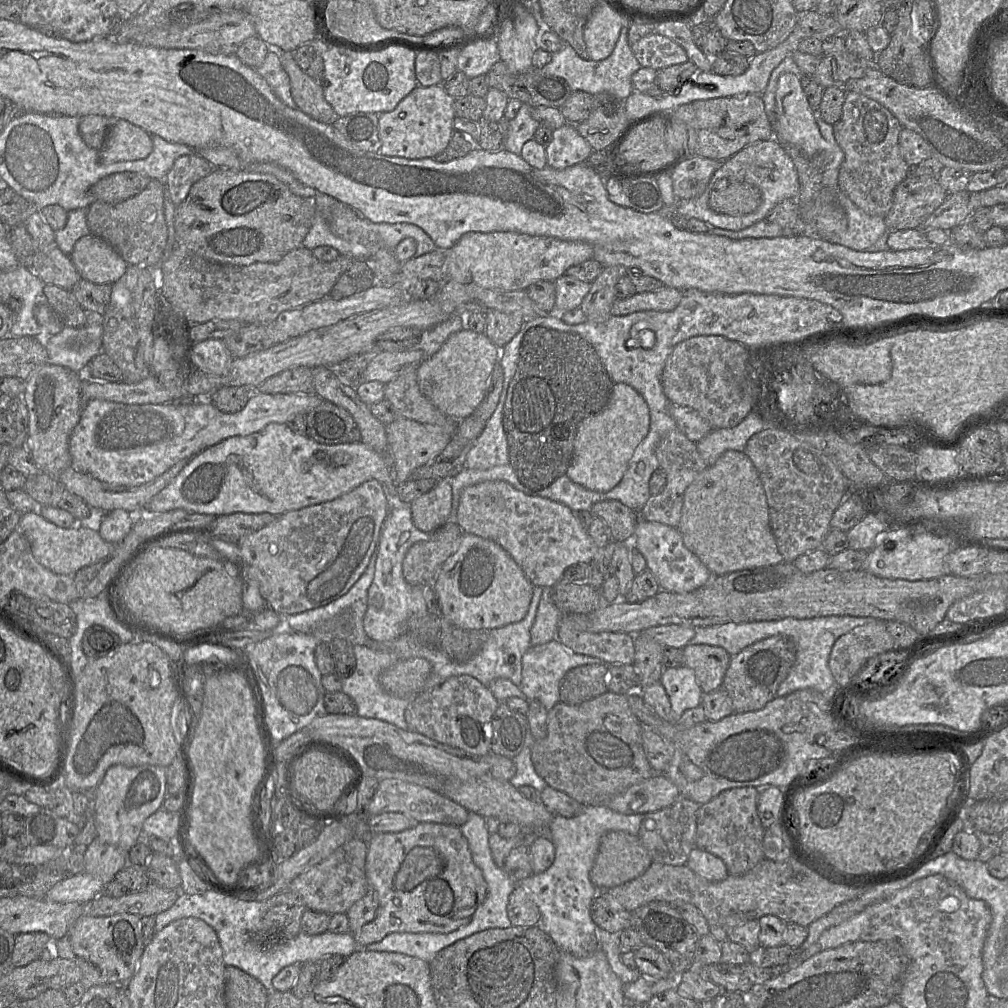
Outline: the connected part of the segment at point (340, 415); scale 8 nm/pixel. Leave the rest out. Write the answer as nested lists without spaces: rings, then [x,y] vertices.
[[[322,401],[305,415],[306,436],[325,445],[361,442],[359,429],[351,415],[329,401]]]

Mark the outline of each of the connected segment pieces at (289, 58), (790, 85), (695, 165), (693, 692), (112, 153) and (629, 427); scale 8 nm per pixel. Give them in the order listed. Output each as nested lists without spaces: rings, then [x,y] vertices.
[[[281,52],[280,60],[282,67],[289,76],[291,95],[297,108],[319,122],[332,124],[338,115],[324,97],[322,82],[306,75],[294,60],[292,52]]]
[[[783,73],[778,79],[775,98],[774,138],[781,144],[797,148],[808,157],[824,150],[824,139],[816,122],[816,112],[808,103],[800,83],[800,76]]]
[[[698,156],[682,162],[670,175],[675,197],[688,200],[701,195],[722,162]]]
[[[686,666],[666,668],[659,682],[669,697],[674,721],[679,719],[686,710],[700,705],[704,693],[692,669]]]
[[[113,120],[104,145],[99,150],[101,163],[139,160],[147,157],[153,149],[151,134],[124,120]]]
[[[613,384],[606,406],[578,426],[571,463],[565,476],[584,488],[607,492],[619,484],[638,445],[647,436],[650,414],[643,397],[631,386]]]

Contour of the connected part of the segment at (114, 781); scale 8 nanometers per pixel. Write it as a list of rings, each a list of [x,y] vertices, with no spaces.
[[[113,765],[106,771],[99,785],[92,792],[87,792],[94,800],[95,826],[98,839],[124,849],[130,849],[140,840],[146,840],[143,839],[143,823],[162,807],[162,803],[167,796],[166,768],[156,765],[135,767]]]

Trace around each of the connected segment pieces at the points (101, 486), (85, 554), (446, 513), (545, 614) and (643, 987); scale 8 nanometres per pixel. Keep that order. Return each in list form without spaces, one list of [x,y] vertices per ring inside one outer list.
[[[189,459],[179,461],[153,481],[136,487],[110,485],[95,479],[89,474],[79,473],[71,467],[64,469],[57,477],[57,480],[66,490],[81,497],[93,509],[104,512],[110,512],[115,509],[123,509],[128,511],[130,514],[135,514],[147,508],[147,504],[152,500],[152,498],[175,479],[175,477],[185,467],[188,460]]]
[[[29,512],[21,515],[21,518],[17,526],[17,530],[20,530],[29,541],[34,558],[45,568],[60,575],[74,574],[79,569],[85,566],[89,566],[99,562],[100,560],[108,556],[116,547],[118,547],[121,543],[123,543],[124,540],[128,537],[127,535],[118,544],[112,544],[106,542],[100,536],[98,531],[87,526],[86,524],[78,523],[76,526],[72,528],[61,528],[49,522],[40,514],[37,514],[35,512]]]
[[[440,480],[429,492],[410,503],[414,525],[422,532],[432,533],[453,516],[453,491],[449,480]]]
[[[543,588],[531,628],[531,646],[542,645],[556,639],[557,624],[561,615],[553,601],[553,588]]]
[[[671,971],[666,978],[641,976],[635,982],[624,984],[623,992],[627,1002],[644,1004],[653,996],[670,989],[675,989],[681,982],[682,973]]]

